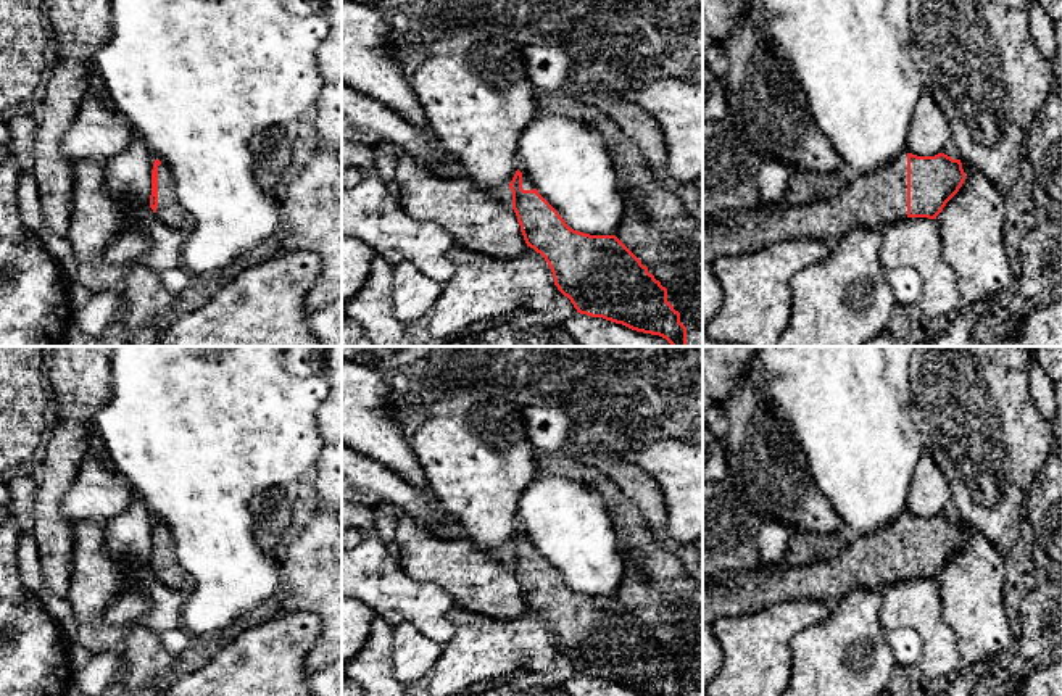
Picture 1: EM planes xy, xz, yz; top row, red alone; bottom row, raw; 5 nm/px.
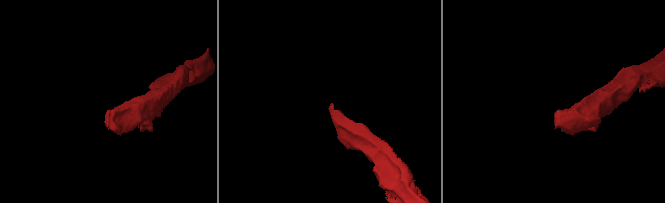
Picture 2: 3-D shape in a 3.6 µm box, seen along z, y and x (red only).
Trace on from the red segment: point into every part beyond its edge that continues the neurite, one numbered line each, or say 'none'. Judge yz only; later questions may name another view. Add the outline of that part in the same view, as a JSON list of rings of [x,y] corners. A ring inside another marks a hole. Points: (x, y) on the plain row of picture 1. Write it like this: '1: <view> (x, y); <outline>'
1: yz (875, 561); [[[907,512],[891,525],[867,536],[854,536],[838,556],[806,566],[790,566],[785,559],[770,569],[717,572],[703,578],[703,624],[712,625],[727,615],[745,615],[786,599],[817,599],[836,604],[853,588],[880,588],[907,578]]]

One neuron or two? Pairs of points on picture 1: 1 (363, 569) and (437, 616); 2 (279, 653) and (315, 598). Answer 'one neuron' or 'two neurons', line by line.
1: one neuron
2: two neurons

